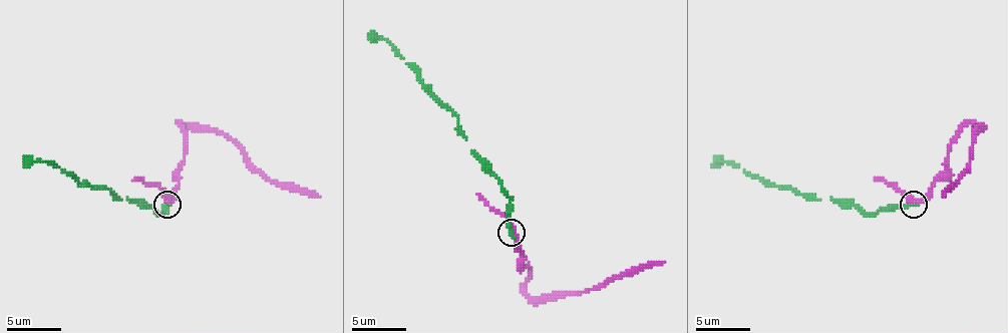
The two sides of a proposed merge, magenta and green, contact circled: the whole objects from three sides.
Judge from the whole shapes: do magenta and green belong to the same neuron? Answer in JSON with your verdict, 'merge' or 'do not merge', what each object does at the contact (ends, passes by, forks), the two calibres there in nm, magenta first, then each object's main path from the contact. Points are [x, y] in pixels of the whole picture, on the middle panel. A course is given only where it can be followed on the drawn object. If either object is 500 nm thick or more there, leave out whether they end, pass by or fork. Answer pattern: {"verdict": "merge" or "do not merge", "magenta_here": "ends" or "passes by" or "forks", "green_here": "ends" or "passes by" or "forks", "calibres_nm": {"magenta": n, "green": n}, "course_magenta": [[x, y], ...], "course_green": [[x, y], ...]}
{"verdict": "do not merge", "magenta_here": "passes by", "green_here": "ends", "calibres_nm": {"magenta": 380, "green": 240}, "course_magenta": [[513, 232], [529, 268], [526, 292], [532, 297], [597, 289], [616, 276], [665, 262]], "course_green": [[513, 232], [510, 200], [501, 181], [471, 150], [457, 117], [384, 39], [373, 39], [368, 33]]}

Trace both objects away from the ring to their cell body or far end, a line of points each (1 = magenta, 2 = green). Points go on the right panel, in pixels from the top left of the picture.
1: (913, 202), (945, 170), (948, 147), (956, 134), (972, 123), (978, 128), (970, 163), (943, 197)
2: (913, 205), (861, 213), (853, 205), (768, 186), (714, 155)

